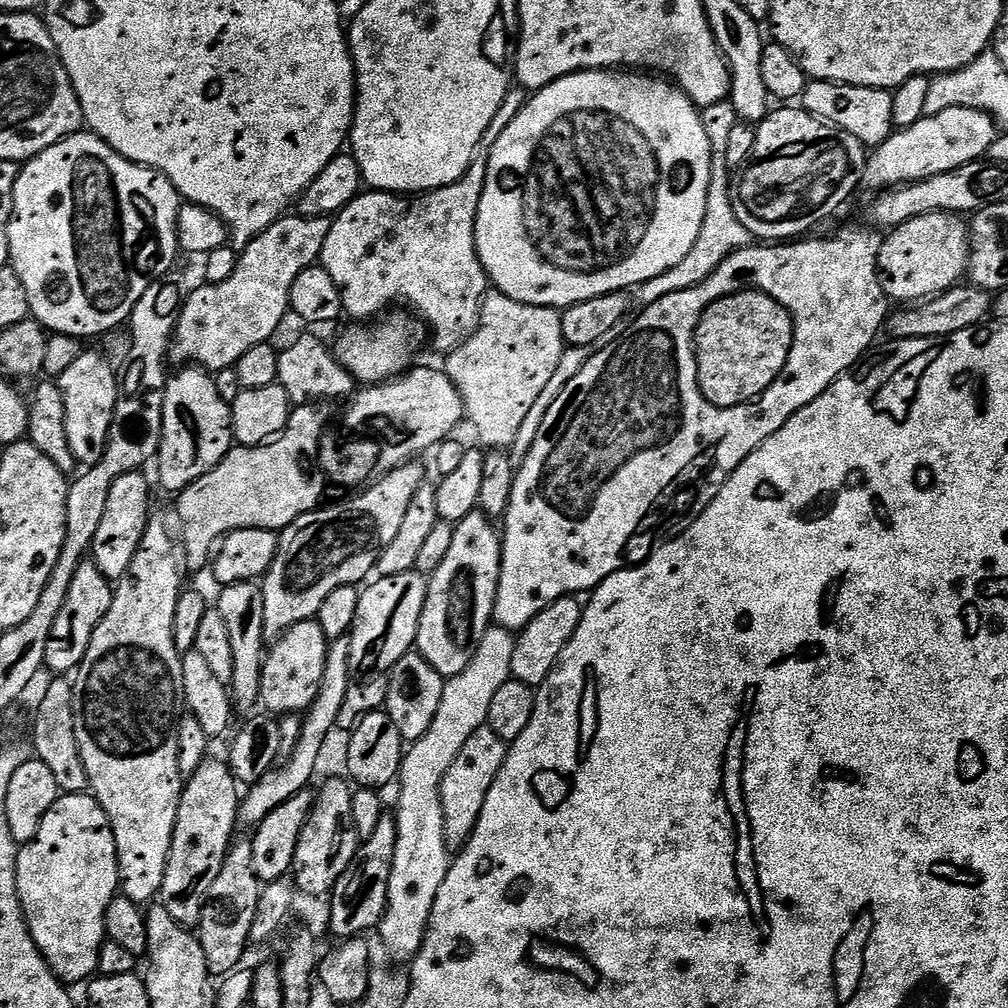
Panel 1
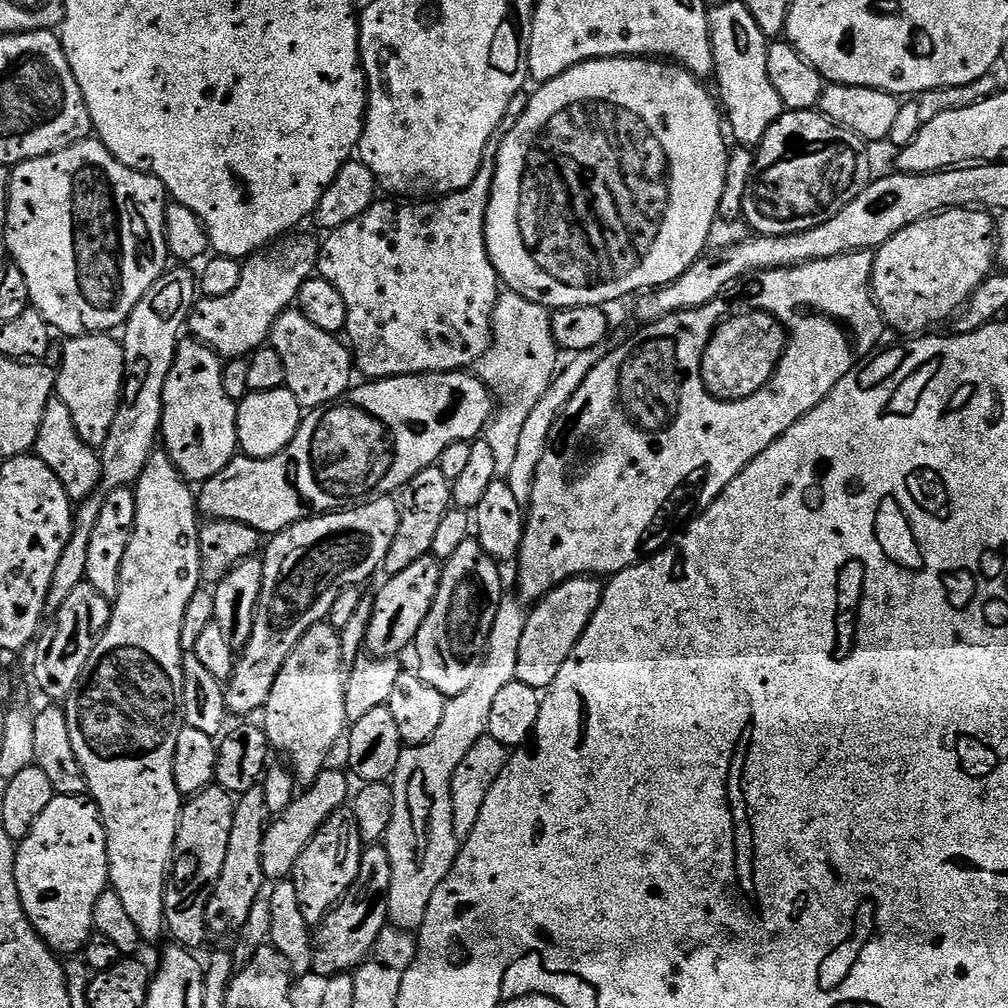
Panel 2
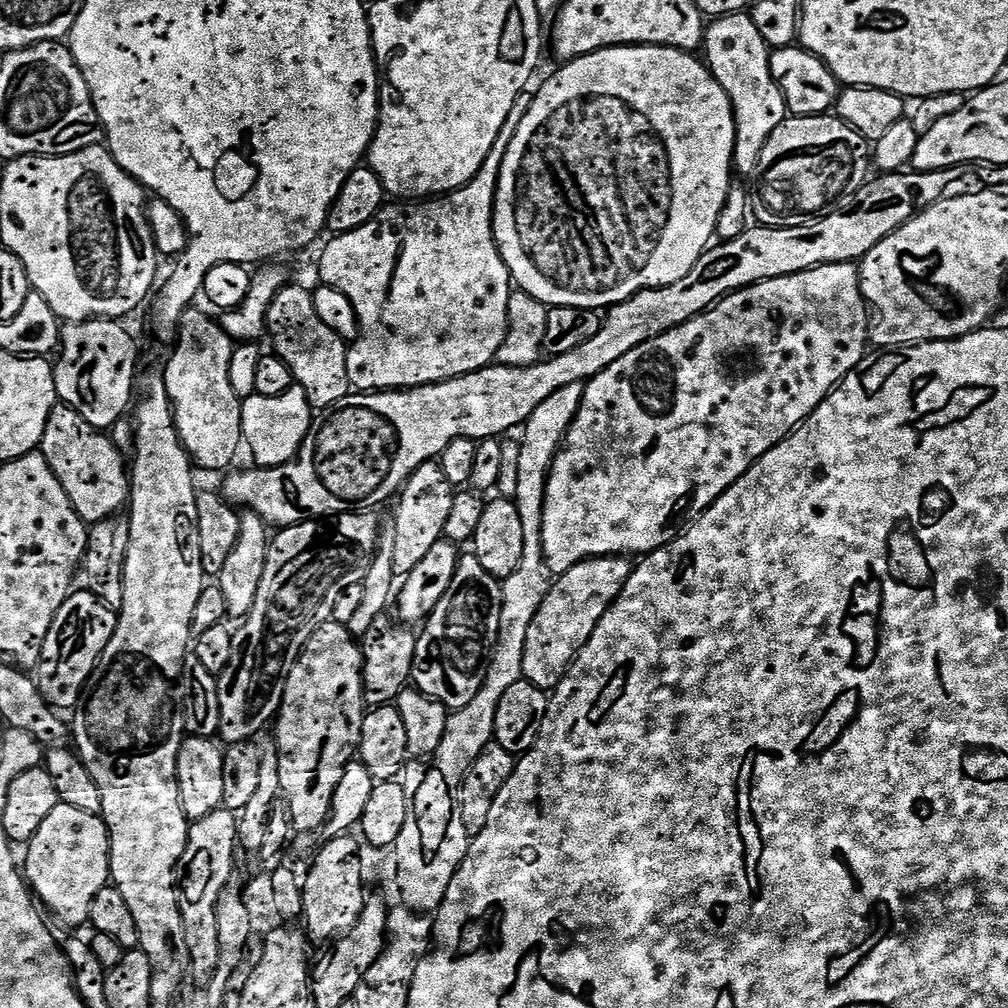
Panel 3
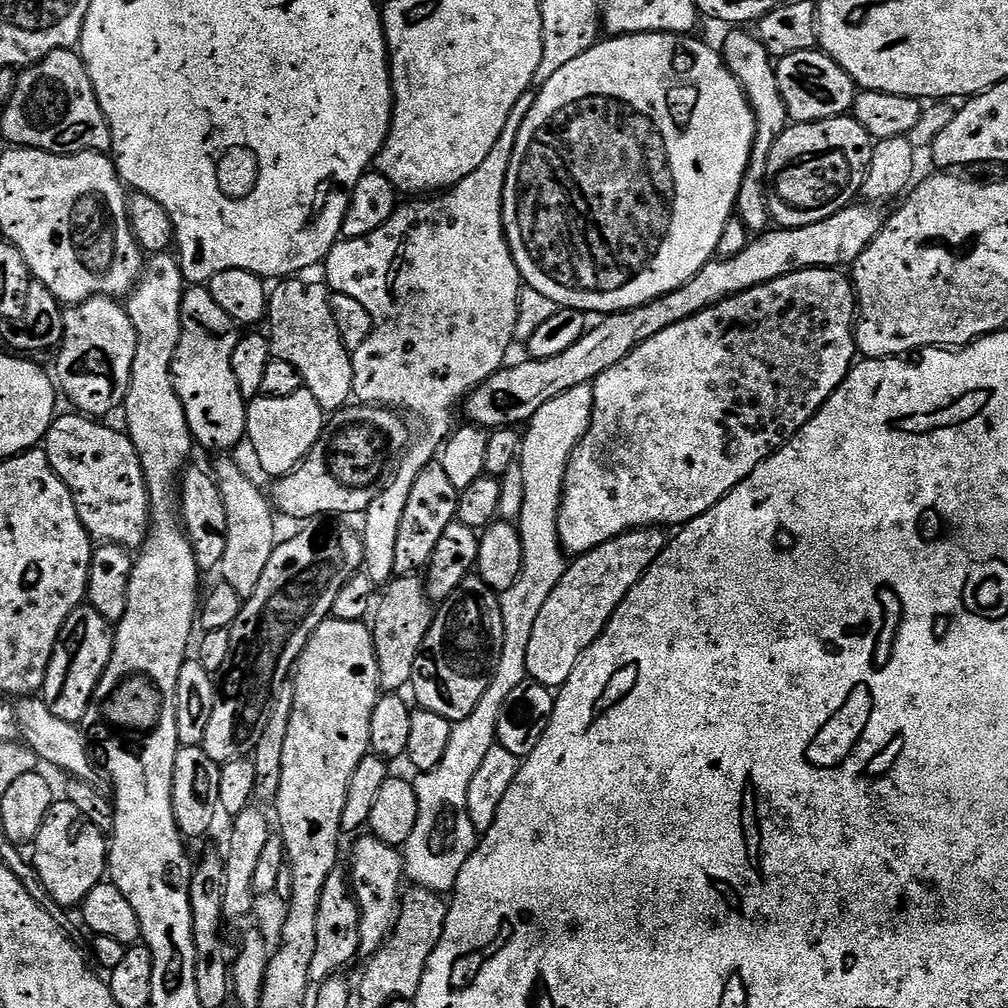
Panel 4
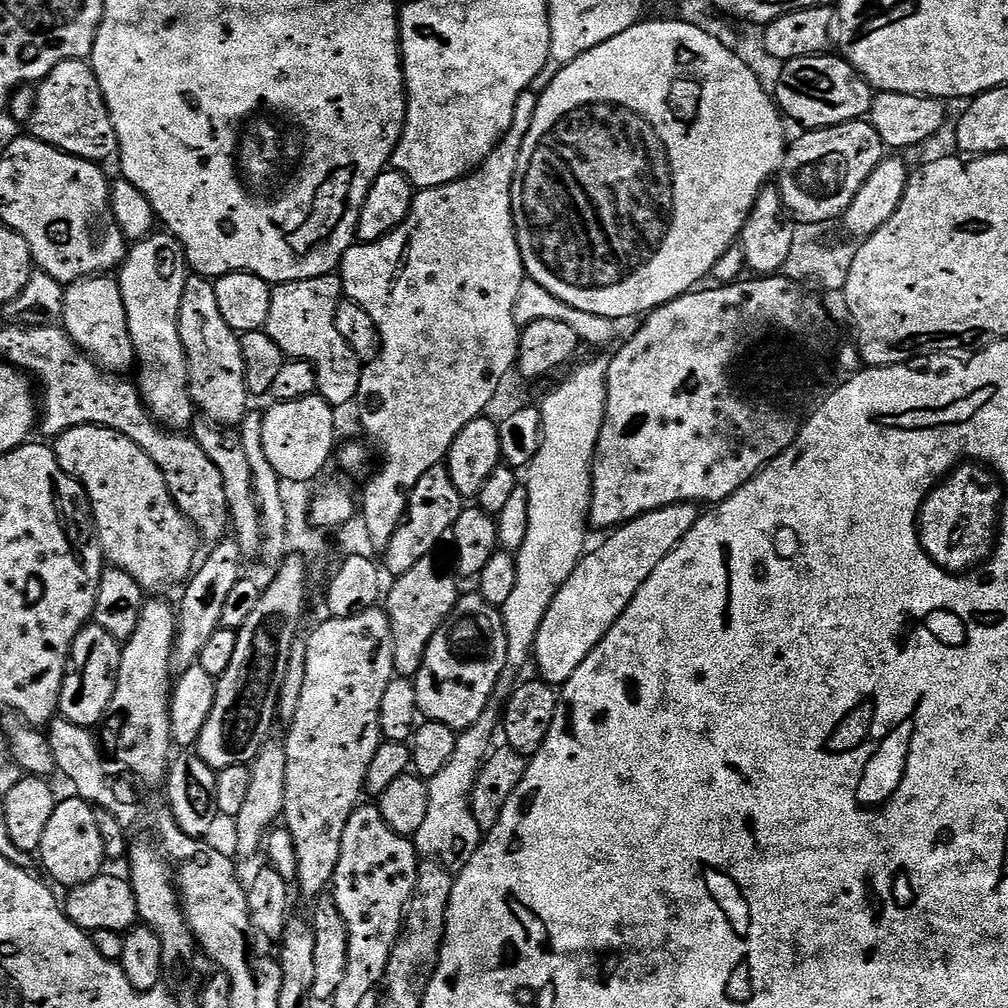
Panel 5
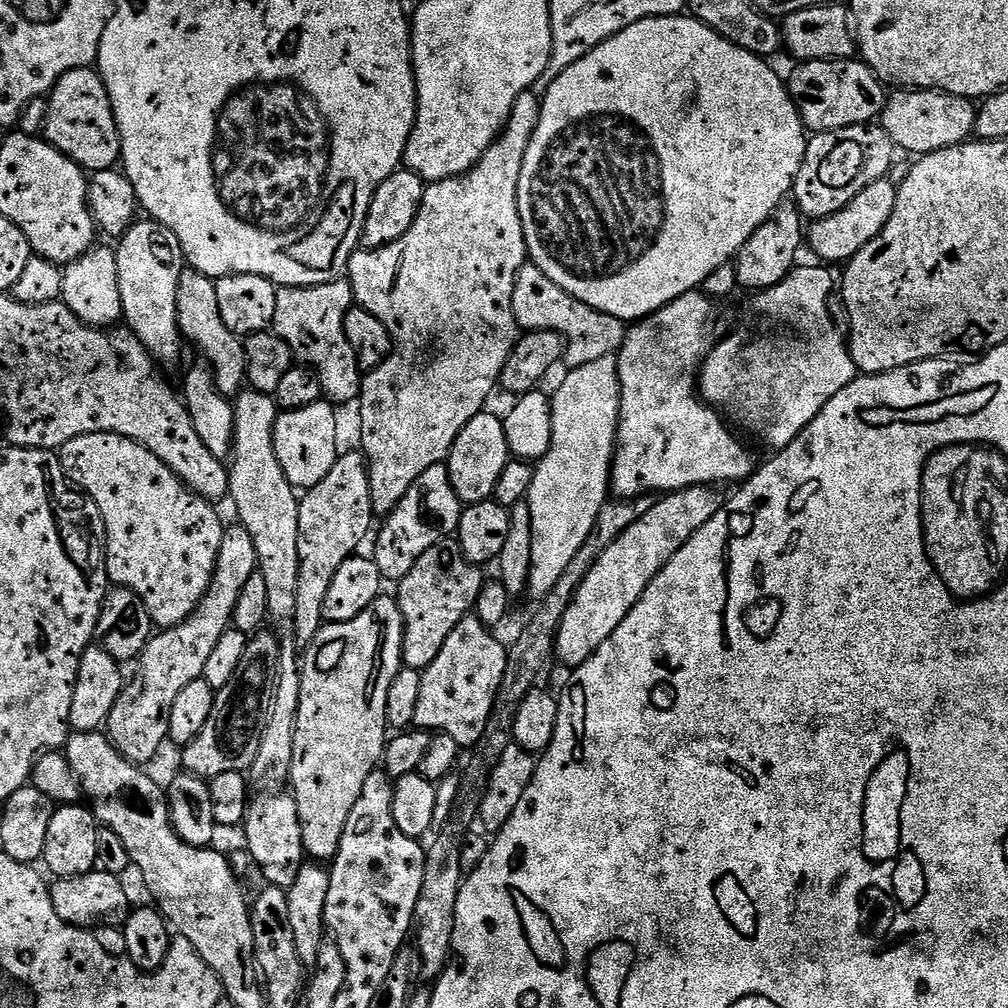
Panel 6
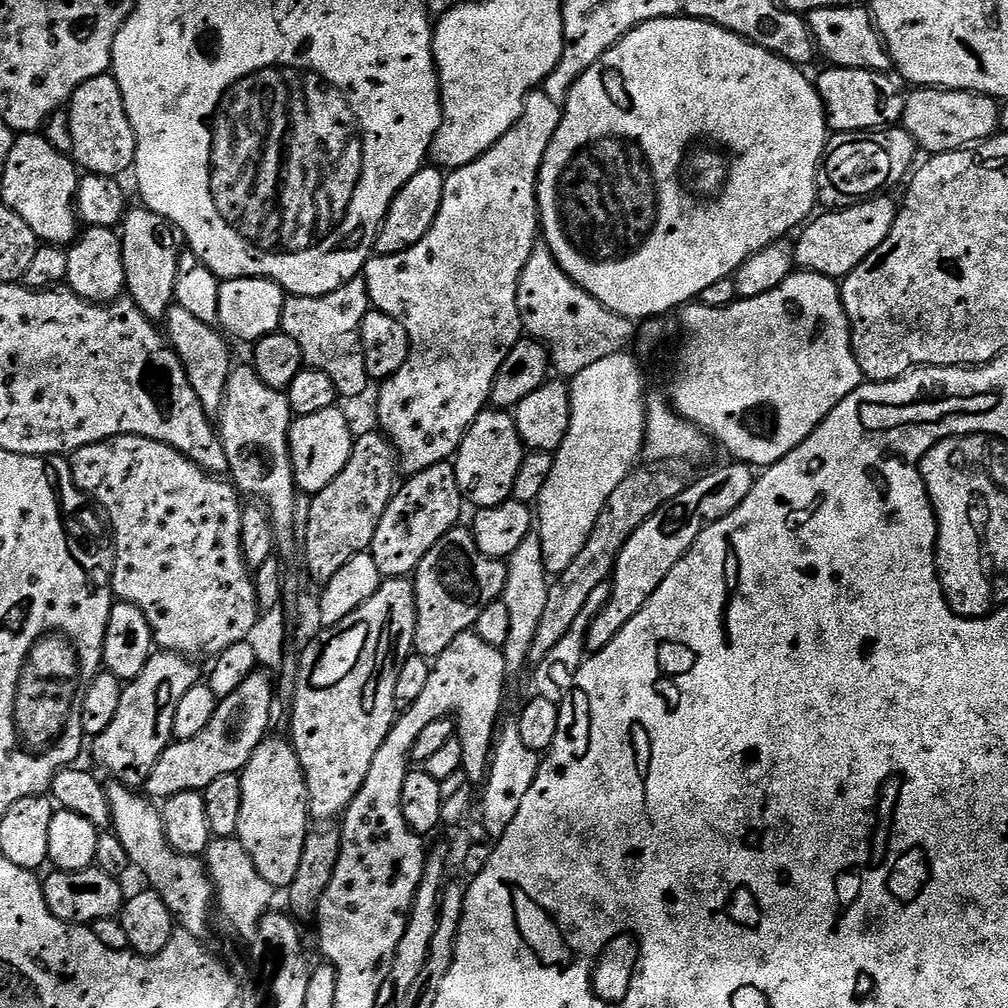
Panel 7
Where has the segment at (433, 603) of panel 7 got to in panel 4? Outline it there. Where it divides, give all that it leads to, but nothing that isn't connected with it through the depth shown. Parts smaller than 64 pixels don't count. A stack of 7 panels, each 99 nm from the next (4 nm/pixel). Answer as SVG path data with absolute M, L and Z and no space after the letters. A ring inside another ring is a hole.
M419 575L396 576L389 580L383 591L379 593L374 604L376 621L371 621L370 627L378 658L380 687L385 693L396 694L411 685L414 662L430 630L433 615L433 601L428 599L425 581Z

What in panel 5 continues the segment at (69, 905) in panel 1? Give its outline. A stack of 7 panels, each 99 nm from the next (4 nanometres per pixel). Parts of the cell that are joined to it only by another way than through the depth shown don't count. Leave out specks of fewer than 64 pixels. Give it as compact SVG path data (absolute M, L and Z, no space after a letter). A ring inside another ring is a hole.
M75 794L69 796L69 800L61 799L56 805L54 814L50 814L50 823L46 825L46 834L42 834L38 853L38 860L42 868L45 868L58 883L64 884L63 886L75 886L90 882L94 877L101 875L103 868L100 867L106 864L102 834L98 834L97 809Z

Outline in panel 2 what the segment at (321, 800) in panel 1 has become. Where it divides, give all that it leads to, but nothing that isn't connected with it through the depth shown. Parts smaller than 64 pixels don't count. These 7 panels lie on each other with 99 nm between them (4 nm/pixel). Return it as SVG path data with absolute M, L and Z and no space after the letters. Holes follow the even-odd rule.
M345 806L326 818L318 834L314 834L306 850L302 850L290 879L298 890L298 902L302 902L302 918L306 918L308 925L318 926L348 895L358 878L358 866L365 847L366 843L359 834L355 810L352 806Z

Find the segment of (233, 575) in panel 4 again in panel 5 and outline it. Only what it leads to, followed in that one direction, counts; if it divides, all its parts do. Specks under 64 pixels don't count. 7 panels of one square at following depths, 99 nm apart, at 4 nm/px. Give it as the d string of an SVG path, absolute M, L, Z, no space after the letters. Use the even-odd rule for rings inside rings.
M200 418L191 425L190 435L198 442L198 446L202 446L206 458L210 458L214 466L218 466L218 474L222 474L228 513L232 519L230 528L238 542L240 553L245 558L259 557L264 547L264 524L260 520L260 504L256 500L256 492L252 489L252 471L250 461L246 459L246 446L242 446L239 431L235 427L221 426L207 418Z

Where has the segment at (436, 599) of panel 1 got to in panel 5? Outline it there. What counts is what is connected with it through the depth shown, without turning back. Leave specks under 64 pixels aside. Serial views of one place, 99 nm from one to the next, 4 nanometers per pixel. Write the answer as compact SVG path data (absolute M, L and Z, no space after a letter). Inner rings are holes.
M465 591L444 625L436 631L434 638L430 638L430 646L426 646L424 661L414 678L419 715L424 720L437 720L457 730L474 726L474 722L478 722L478 718L482 718L482 714L488 709L488 703L494 699L496 683L507 667L508 647L501 609L486 602L479 591Z

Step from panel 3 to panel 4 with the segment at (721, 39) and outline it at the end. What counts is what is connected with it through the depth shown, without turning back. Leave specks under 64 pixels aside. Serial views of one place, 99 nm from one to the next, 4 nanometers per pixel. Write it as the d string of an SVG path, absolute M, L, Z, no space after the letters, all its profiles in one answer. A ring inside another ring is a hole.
M732 30L724 40L722 55L724 65L734 74L736 81L742 86L746 98L752 107L756 119L756 141L750 154L750 162L746 174L742 178L742 186L738 190L735 215L745 226L749 233L763 234L769 231L770 217L768 215L768 159L770 150L774 150L774 142L788 129L790 119L786 102L778 88L778 78L774 67L773 57L768 55L762 42L748 30Z

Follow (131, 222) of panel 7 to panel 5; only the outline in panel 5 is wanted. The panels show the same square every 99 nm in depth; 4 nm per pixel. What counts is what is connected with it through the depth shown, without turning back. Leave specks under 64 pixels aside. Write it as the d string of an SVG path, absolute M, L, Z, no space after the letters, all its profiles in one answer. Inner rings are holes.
M157 230L145 240L135 241L118 269L138 372L140 368L140 396L157 425L168 430L187 429L194 420L194 405L188 389L188 359L180 333L182 294L189 275L184 248L167 230Z

